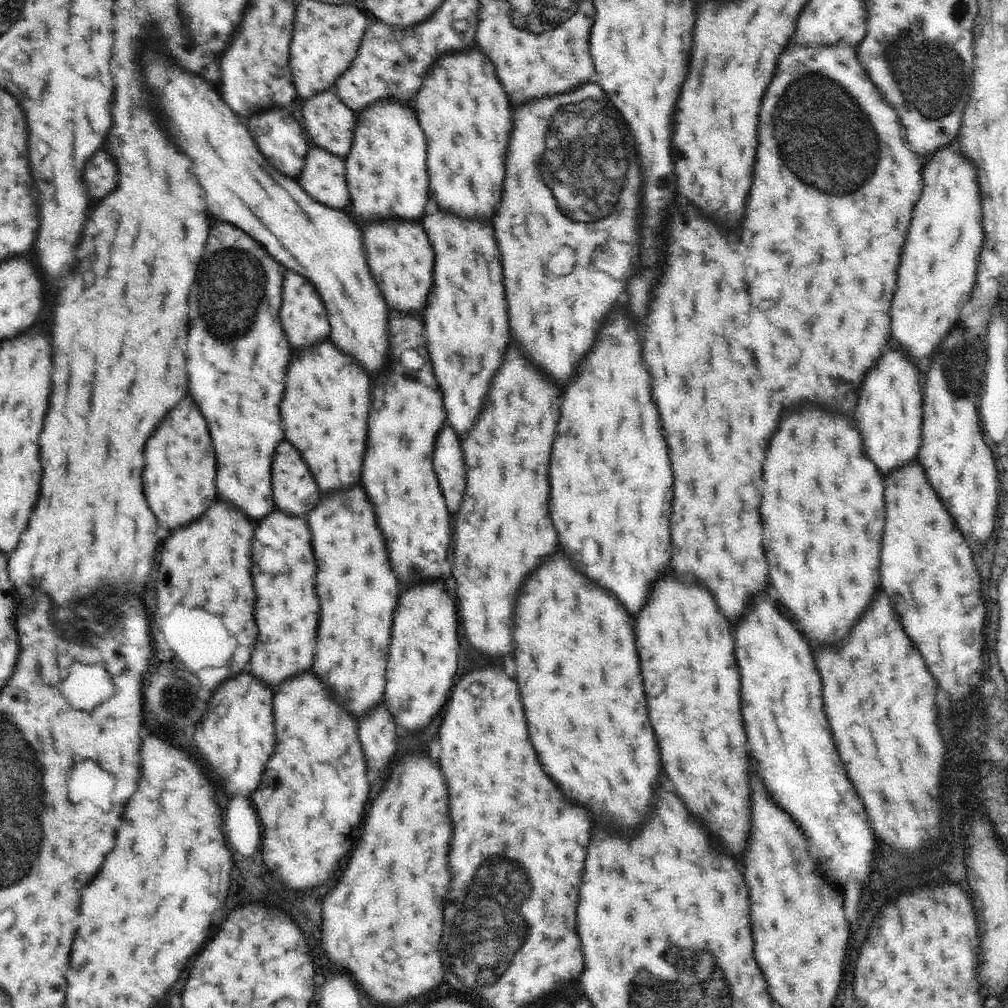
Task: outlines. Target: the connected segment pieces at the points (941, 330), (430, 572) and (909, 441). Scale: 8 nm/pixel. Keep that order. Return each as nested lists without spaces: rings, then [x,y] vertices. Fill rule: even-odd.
[[[952,146],[938,148],[922,168],[924,190],[912,210],[912,222],[902,250],[902,262],[898,266],[898,288],[892,300],[892,336],[906,344],[908,354],[918,364],[920,358],[930,356],[948,330],[958,322],[960,310],[970,300],[970,292],[976,284],[976,266],[982,252],[984,230],[980,210],[980,188],[976,182],[976,166]]]
[[[390,310],[388,314],[388,342],[390,342],[390,364],[388,370],[376,376],[372,386],[372,410],[368,418],[368,448],[362,466],[362,486],[368,492],[368,498],[378,512],[378,524],[386,538],[386,546],[390,552],[390,562],[398,580],[404,584],[414,584],[414,580],[438,578],[442,574],[442,564],[448,558],[450,544],[450,512],[444,504],[444,496],[438,488],[438,478],[432,470],[432,452],[436,444],[436,436],[446,422],[446,410],[442,402],[440,386],[434,378],[430,356],[426,352],[426,336],[424,336],[424,320],[420,312],[402,314],[400,310]],[[416,350],[424,352],[424,368],[410,370],[400,362],[402,352]]]
[[[896,342],[882,358],[866,372],[860,400],[854,410],[856,426],[864,440],[864,452],[876,462],[882,474],[890,474],[898,466],[912,462],[918,456],[922,436],[922,392],[918,368]]]

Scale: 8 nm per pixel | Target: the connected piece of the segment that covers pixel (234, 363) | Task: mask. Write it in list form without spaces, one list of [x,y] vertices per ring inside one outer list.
[[[216,222],[210,228],[210,236],[206,242],[204,256],[200,260],[196,284],[190,292],[190,314],[200,314],[190,320],[188,332],[188,378],[190,378],[190,394],[196,400],[200,412],[204,414],[216,456],[218,456],[218,476],[216,486],[222,500],[232,502],[236,508],[242,508],[252,520],[264,518],[274,508],[272,500],[272,456],[278,442],[284,438],[282,418],[280,418],[280,402],[284,396],[284,376],[288,370],[288,362],[292,356],[288,338],[280,324],[280,304],[282,304],[282,280],[284,266],[278,264],[264,246],[260,246],[254,238],[232,224]]]

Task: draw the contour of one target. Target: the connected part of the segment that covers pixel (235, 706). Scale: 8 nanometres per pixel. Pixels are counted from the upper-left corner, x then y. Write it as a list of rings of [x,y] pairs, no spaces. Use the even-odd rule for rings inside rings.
[[[242,672],[232,680],[220,684],[212,696],[210,710],[200,726],[196,726],[196,746],[206,762],[216,770],[218,780],[226,784],[230,796],[252,794],[260,782],[260,774],[266,768],[268,758],[274,752],[274,692],[262,680],[250,672]]]

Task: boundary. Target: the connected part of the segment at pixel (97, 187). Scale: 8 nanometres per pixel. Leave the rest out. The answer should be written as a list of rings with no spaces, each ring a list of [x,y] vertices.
[[[98,150],[84,168],[84,182],[90,198],[104,198],[112,188],[116,188],[116,164],[112,160],[112,154],[106,150]]]

